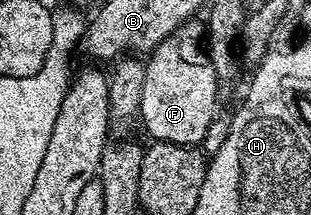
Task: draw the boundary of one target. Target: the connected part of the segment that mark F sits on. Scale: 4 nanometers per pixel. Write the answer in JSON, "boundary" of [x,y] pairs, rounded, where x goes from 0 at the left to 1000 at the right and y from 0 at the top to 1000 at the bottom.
{"boundary":[[[614,93],[550,158],[466,274],[463,447],[450,447],[450,586],[460,586],[498,660],[550,660],[585,679],[633,684],[656,651],[656,614],[695,563],[701,512],[701,395],[707,367],[656,209],[656,121]]]}

